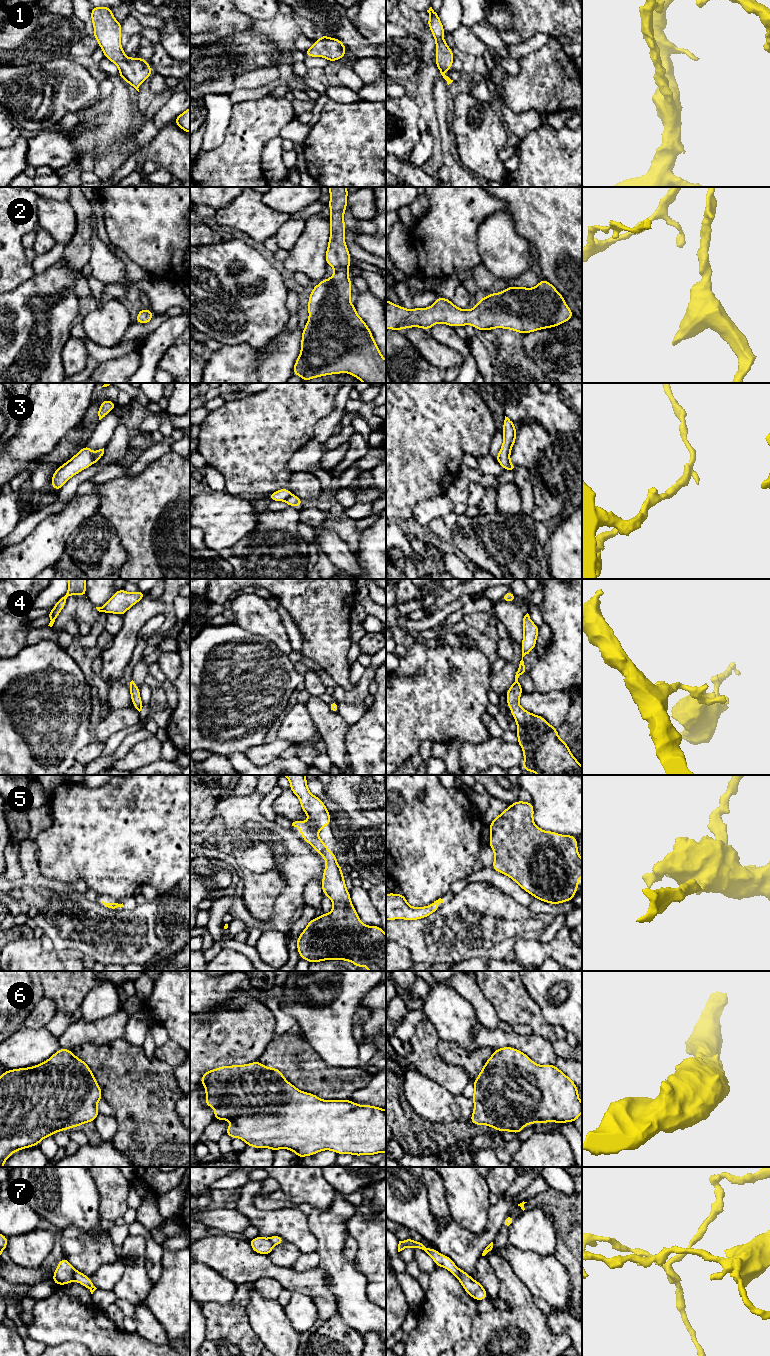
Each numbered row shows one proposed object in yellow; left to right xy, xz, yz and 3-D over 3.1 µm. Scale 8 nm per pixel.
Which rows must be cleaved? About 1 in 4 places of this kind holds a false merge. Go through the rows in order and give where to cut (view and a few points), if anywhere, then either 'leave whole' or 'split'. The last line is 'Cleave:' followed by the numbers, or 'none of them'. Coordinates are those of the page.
1: no cut | leave whole
2: no cut | leave whole
3: xy (92, 453), (93, 462) | split
4: no cut | leave whole
5: no cut | leave whole
6: no cut | leave whole
7: xy (73, 1269), (75, 1279) | split
Cleave: 3, 7

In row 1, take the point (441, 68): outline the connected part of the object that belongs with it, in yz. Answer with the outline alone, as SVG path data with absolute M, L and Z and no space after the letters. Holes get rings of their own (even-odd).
M430 7L427 12L430 15L430 19L427 22L427 25L432 31L433 37L436 41L436 66L438 67L441 75L447 81L447 84L453 82L448 76L445 75L445 70L452 69L452 63L454 59L454 54L452 50L449 48L448 44L443 40L444 38L444 27L441 23L440 18L438 17L437 11L434 11L432 7Z

